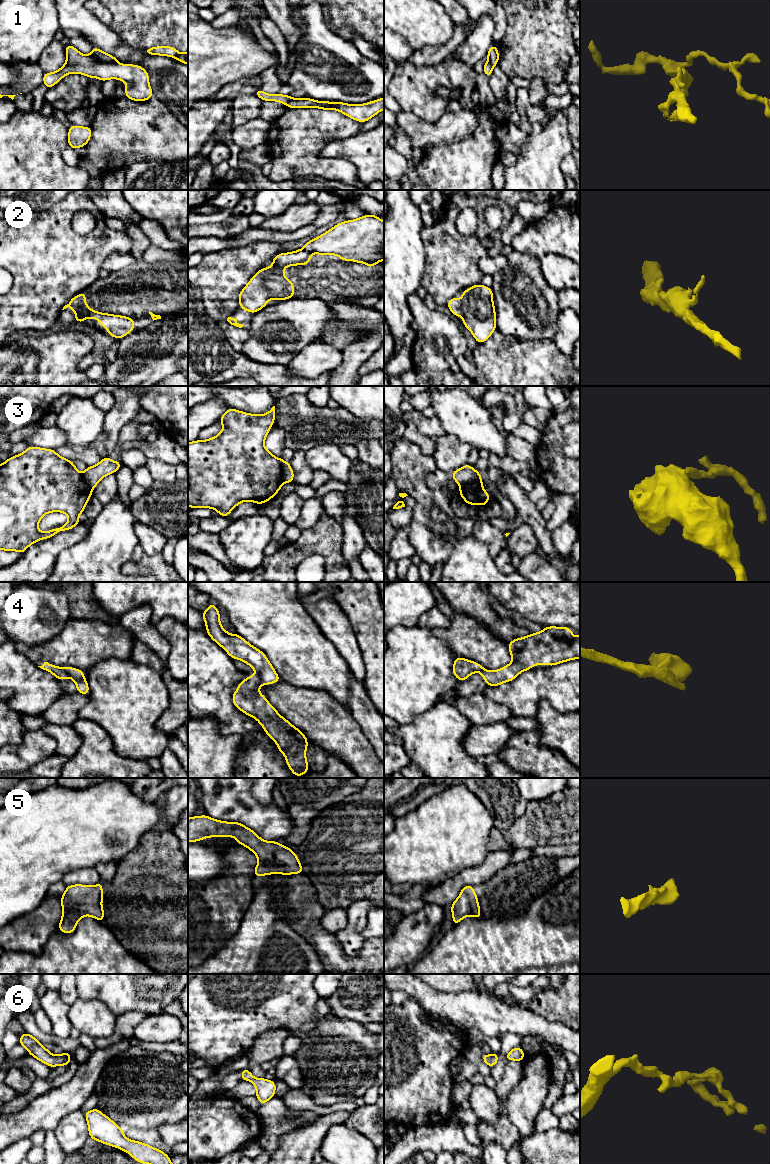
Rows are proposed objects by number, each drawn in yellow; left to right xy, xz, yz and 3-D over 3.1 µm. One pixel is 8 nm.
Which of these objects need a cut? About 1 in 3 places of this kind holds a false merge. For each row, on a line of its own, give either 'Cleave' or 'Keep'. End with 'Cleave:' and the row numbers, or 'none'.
1: Cleave
2: Keep
3: Cleave
4: Cleave
5: Keep
6: Keep
Cleave: 1, 3, 4

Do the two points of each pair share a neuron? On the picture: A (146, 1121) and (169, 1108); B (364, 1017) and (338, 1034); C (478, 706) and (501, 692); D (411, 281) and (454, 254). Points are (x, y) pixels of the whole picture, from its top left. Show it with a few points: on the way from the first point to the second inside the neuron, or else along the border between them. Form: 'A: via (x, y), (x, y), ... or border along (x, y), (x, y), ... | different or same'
A: via (152, 1115), (159, 1108), (163, 1108) | same
B: border along (334, 1015), (352, 1019), (364, 1025) | different
C: border along (482, 693), (488, 698), (504, 704), (510, 710) | different
D: border along (423, 249), (425, 264), (420, 285) | different

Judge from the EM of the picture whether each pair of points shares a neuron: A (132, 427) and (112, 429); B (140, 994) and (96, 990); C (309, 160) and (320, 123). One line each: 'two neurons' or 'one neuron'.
A: two neurons
B: one neuron
C: one neuron

